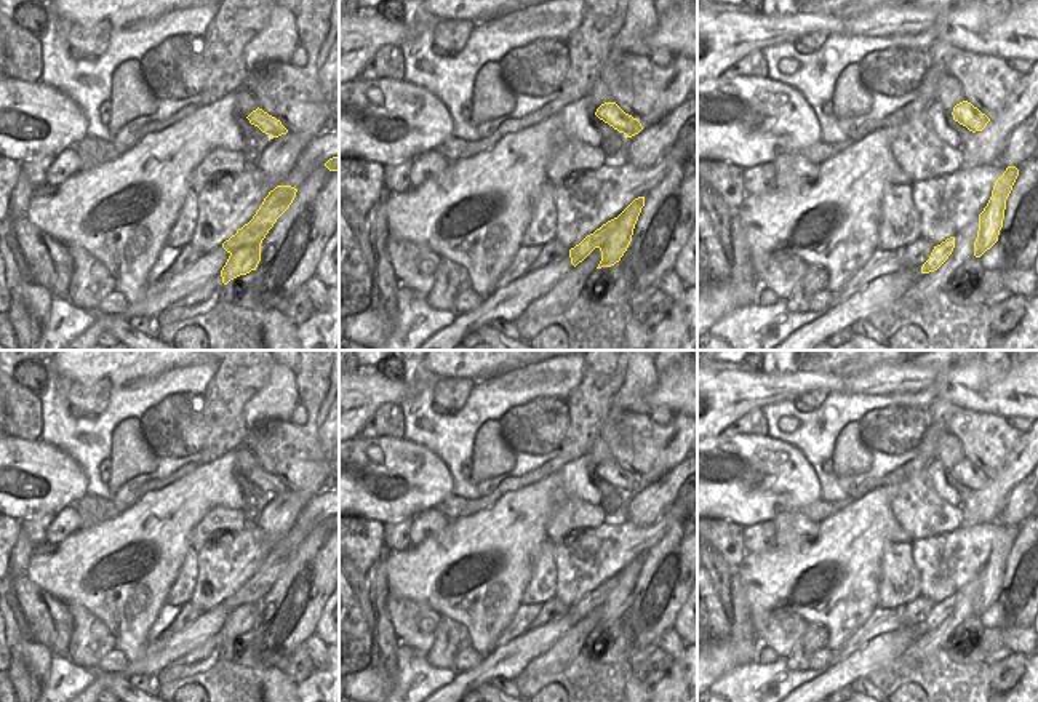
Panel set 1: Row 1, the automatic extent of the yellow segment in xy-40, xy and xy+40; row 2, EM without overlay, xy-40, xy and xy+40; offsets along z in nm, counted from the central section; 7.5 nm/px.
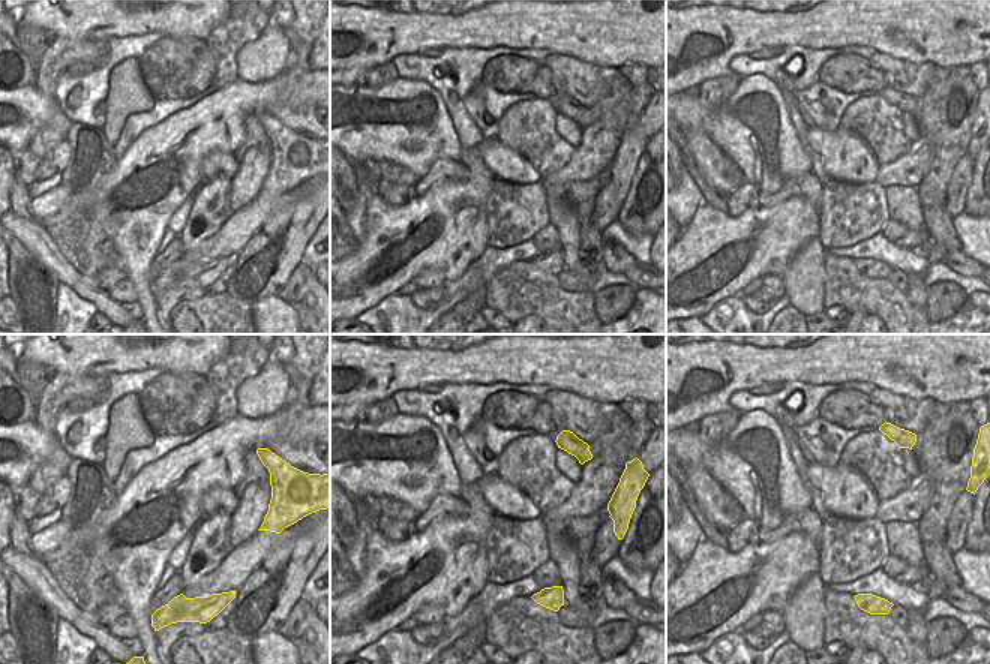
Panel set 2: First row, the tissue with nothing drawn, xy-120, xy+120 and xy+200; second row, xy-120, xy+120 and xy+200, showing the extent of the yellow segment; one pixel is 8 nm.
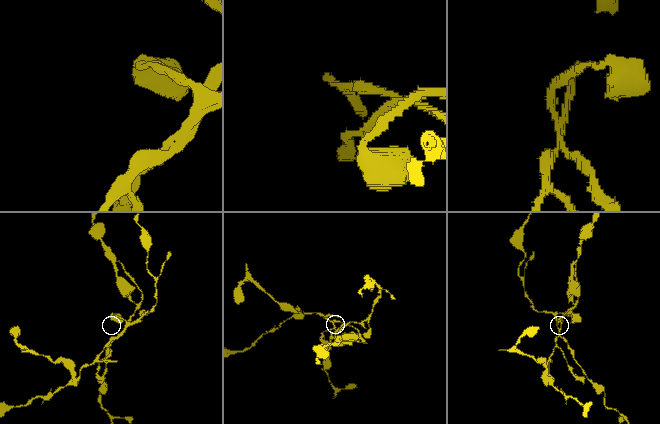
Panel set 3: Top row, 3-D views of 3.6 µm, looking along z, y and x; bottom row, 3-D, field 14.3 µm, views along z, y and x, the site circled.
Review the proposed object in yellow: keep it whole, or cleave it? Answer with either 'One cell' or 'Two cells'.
Two cells.

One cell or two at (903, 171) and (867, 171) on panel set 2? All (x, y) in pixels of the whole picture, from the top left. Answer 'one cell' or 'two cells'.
two cells

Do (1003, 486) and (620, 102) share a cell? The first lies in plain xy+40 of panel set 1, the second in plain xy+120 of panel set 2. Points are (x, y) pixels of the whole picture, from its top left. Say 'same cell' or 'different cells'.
different cells

